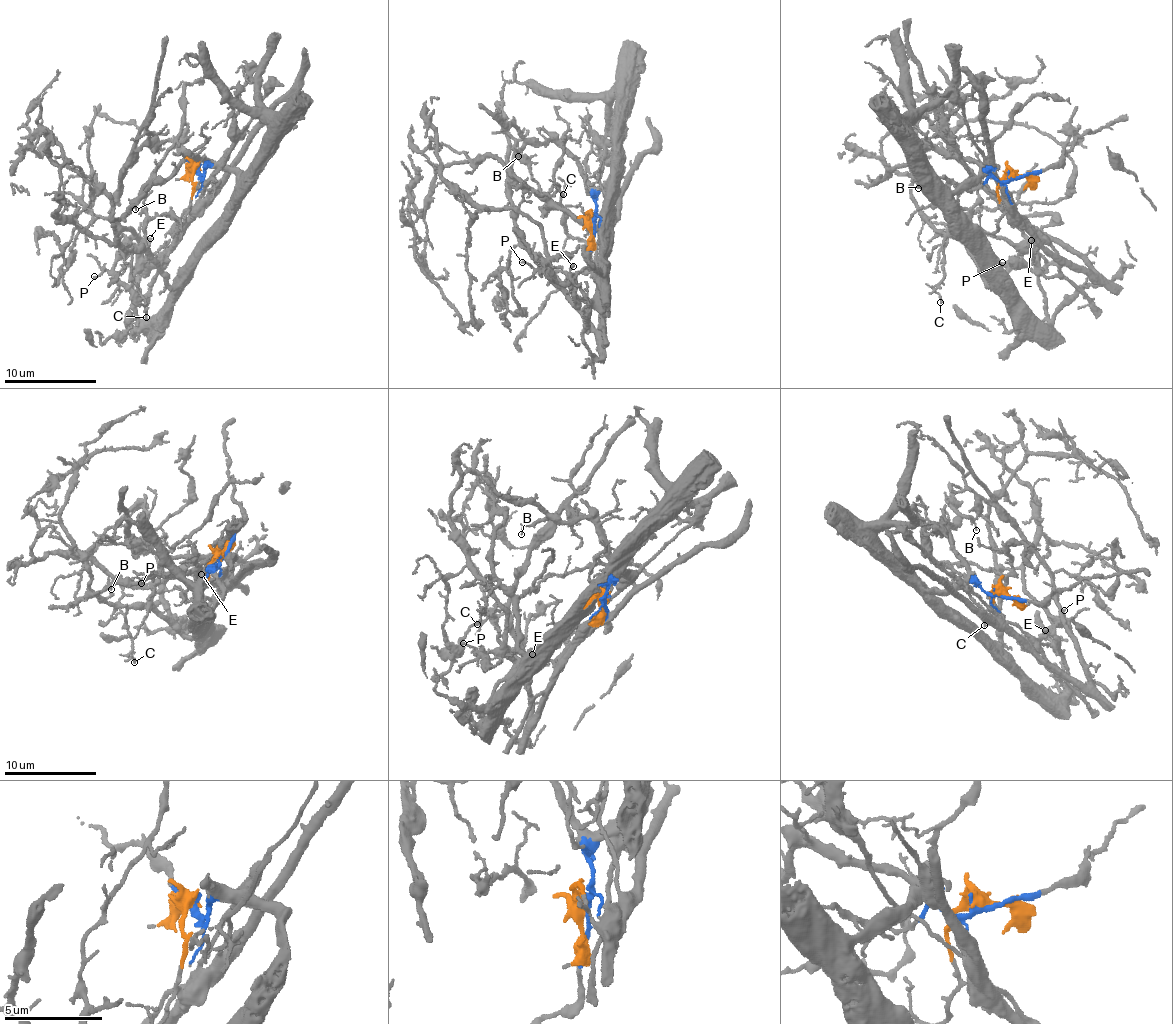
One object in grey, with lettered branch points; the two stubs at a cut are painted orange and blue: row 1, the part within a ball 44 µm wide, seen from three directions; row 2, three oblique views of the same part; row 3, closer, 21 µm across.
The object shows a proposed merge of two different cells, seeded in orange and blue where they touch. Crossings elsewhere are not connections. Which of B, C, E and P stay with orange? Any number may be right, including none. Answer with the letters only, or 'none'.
P

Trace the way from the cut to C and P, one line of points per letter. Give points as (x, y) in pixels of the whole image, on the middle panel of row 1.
C: (592, 219), (597, 195), (621, 174), (620, 157), (622, 170), (597, 227), (535, 190), (563, 195)
P: (592, 221), (587, 214), (593, 215), (606, 266), (602, 322), (597, 330), (556, 283), (538, 269), (522, 262)

